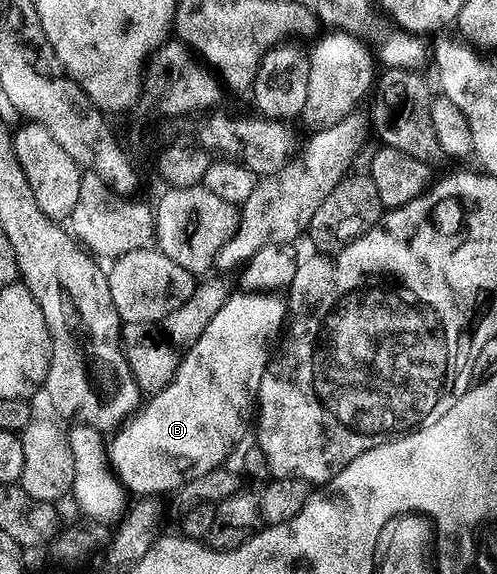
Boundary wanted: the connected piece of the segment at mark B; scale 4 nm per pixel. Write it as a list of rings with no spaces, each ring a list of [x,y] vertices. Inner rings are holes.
[[[251,291],[233,292],[222,303],[222,308],[214,314],[214,319],[210,319],[210,323],[206,323],[206,331],[202,331],[202,335],[198,335],[198,339],[187,346],[188,353],[179,360],[176,368],[176,374],[172,377],[172,382],[162,391],[151,394],[143,402],[139,411],[121,428],[115,432],[113,439],[110,441],[110,460],[112,466],[117,471],[117,476],[125,484],[127,492],[132,495],[162,495],[164,491],[172,489],[179,490],[181,485],[185,485],[190,479],[198,479],[198,475],[206,475],[206,471],[214,471],[221,468],[227,462],[230,451],[234,447],[234,443],[238,443],[238,439],[242,439],[249,432],[250,426],[254,421],[254,410],[257,408],[258,402],[256,396],[260,390],[262,383],[262,375],[266,371],[270,360],[270,350],[274,343],[279,342],[282,336],[282,330],[286,324],[286,301],[283,296],[271,293],[253,293]]]

